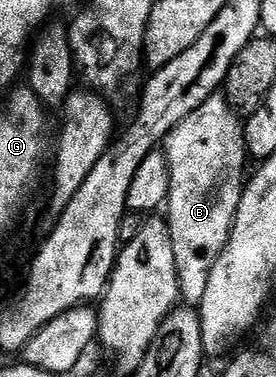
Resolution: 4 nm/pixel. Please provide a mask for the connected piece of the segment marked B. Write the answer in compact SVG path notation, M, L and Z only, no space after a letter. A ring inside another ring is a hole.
M221 96L208 98L195 112L188 114L179 125L165 138L163 153L169 167L170 186L167 199L167 221L171 248L175 248L175 268L177 269L177 285L179 294L188 305L200 307L203 292L207 292L207 280L215 260L229 243L229 233L233 227L233 217L237 214L237 205L241 199L243 177L237 166L247 161L243 122L235 110Z

